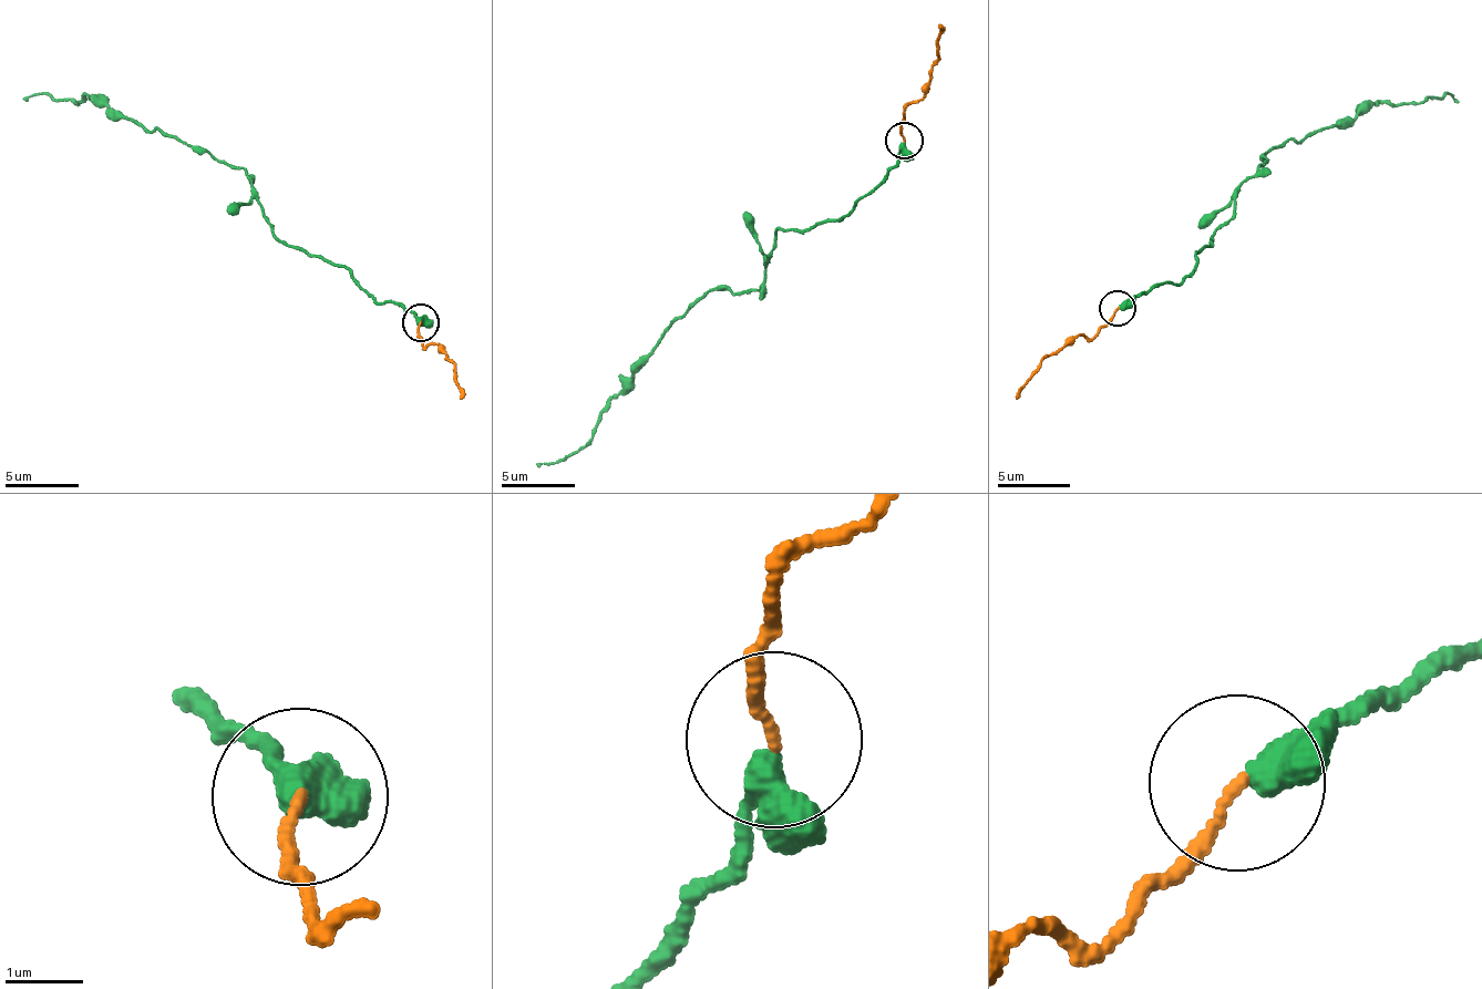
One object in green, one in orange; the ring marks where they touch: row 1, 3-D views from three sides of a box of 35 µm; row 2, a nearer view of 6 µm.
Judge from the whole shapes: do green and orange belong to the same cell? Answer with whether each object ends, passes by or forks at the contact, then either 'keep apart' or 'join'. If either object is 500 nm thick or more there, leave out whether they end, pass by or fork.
green passes by; orange ends there; join

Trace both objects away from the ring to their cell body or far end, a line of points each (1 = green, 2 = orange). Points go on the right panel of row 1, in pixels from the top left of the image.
1: (1118, 305), (1191, 274), (1268, 151), (1374, 106), (1448, 93), (1458, 102)
2: (1118, 309), (1099, 332), (1083, 333), (1040, 363), (1015, 400)

